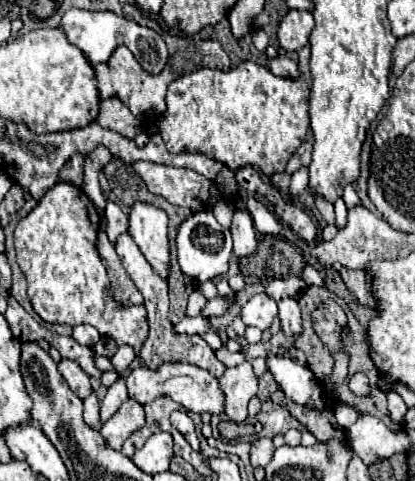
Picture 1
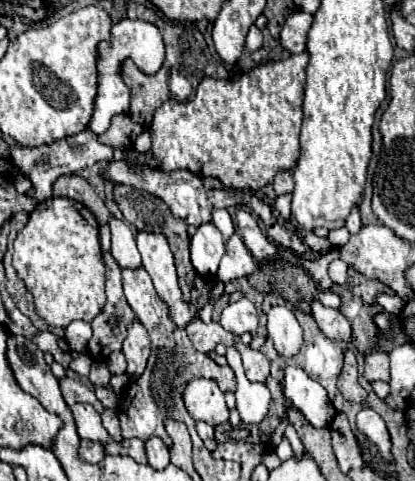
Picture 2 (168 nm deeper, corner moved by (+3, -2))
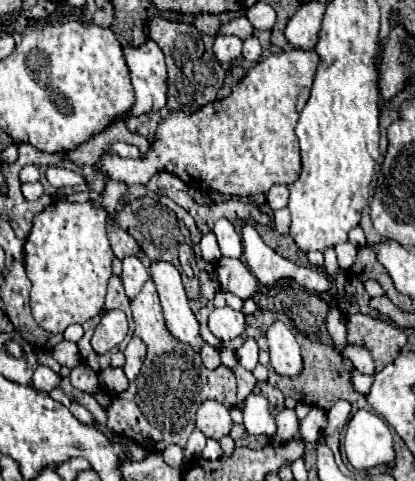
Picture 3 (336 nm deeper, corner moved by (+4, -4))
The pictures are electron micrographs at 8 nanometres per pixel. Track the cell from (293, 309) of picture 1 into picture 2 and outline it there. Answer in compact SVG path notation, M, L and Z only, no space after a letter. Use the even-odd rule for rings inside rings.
M274 306L268 312L268 336L274 342L274 348L278 354L290 358L298 354L304 338L302 338L302 328L294 316L292 310L286 306Z

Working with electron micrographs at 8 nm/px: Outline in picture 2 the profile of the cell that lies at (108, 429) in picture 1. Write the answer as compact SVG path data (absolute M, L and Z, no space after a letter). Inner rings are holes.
M92 440L80 442L80 458L82 460L86 460L90 464L98 464L104 456L106 456L106 448L102 442L92 442Z

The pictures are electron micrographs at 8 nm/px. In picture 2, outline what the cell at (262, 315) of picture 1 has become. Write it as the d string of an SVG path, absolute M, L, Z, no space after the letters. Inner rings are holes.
M242 298L242 300L234 302L234 304L228 304L222 310L220 324L222 324L224 330L232 332L234 336L242 336L244 332L254 334L256 328L258 328L256 306L248 298Z

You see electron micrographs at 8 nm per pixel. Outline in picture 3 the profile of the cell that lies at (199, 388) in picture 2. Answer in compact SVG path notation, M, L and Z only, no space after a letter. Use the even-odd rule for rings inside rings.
M207 400L197 410L197 428L207 438L219 440L231 432L231 426L233 426L233 420L229 416L229 410L215 400Z

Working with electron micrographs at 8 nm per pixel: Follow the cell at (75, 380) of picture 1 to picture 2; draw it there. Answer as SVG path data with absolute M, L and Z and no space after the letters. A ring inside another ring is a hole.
M64 376L64 378L60 378L60 390L62 390L62 396L64 396L68 406L74 406L78 402L88 402L96 408L96 412L104 410L102 402L96 398L94 390L90 386L86 386L84 382L80 382L80 380Z

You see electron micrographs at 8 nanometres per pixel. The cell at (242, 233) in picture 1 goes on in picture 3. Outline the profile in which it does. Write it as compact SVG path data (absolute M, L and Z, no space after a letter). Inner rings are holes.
M221 258L217 264L217 272L219 272L221 288L225 292L239 296L241 300L253 298L259 292L257 278L249 272L249 268L241 260Z

